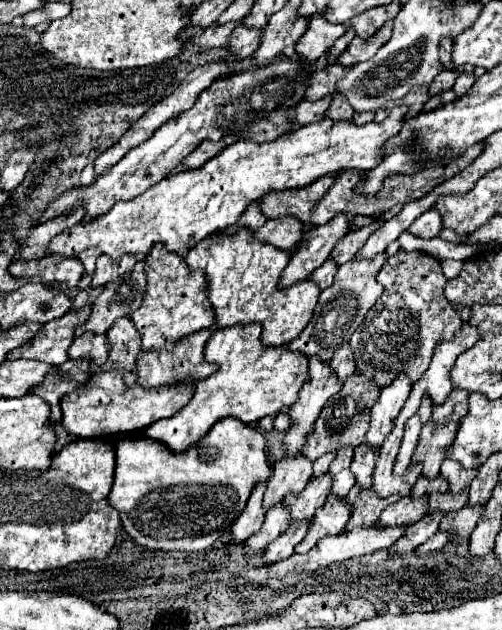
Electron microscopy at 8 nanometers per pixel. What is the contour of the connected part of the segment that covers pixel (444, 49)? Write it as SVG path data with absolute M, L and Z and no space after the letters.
M441 40L441 44L439 44L439 60L443 62L443 66L447 68L447 70L455 70L455 66L453 66L453 60L451 60L451 46L453 46L453 42L451 40Z

